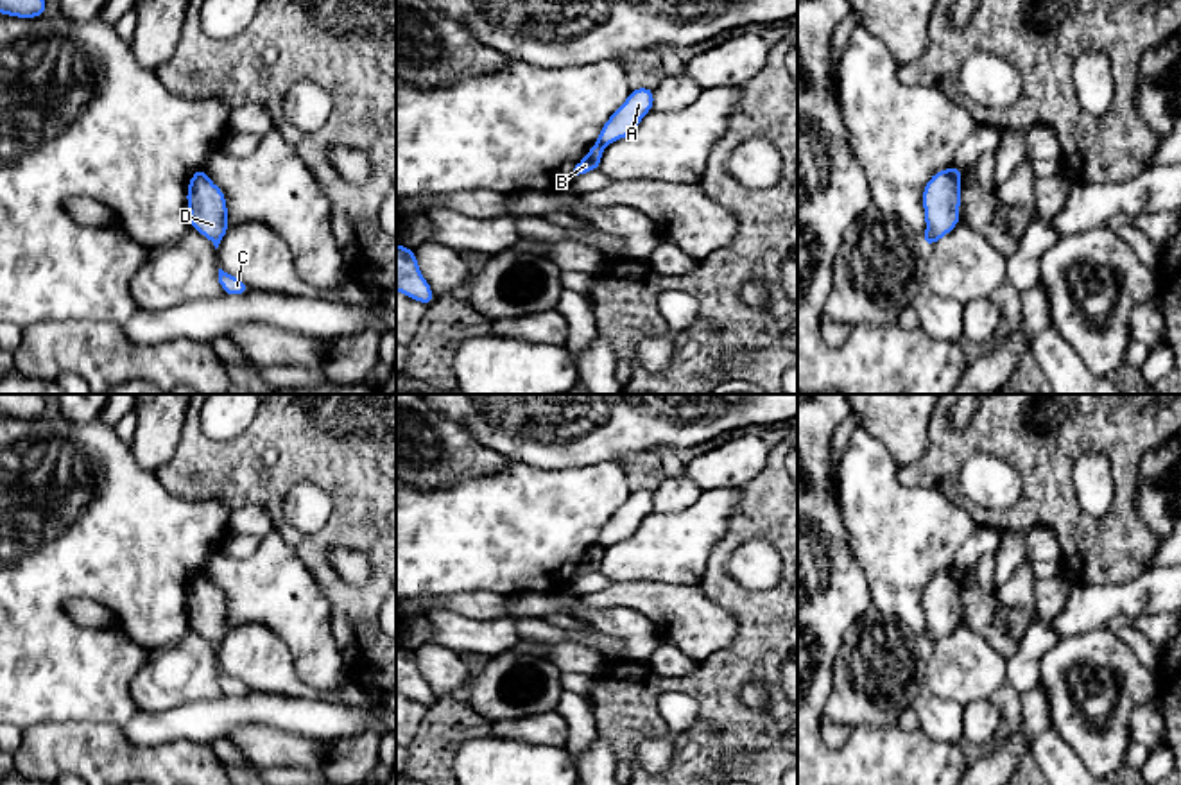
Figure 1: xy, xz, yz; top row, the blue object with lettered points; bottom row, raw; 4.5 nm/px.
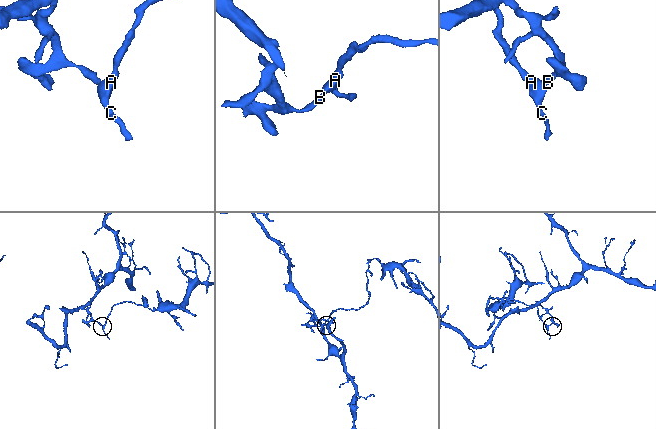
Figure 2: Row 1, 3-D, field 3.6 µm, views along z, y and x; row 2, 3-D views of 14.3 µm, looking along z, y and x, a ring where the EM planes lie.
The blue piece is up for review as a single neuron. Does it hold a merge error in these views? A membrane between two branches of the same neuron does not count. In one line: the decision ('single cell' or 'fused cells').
fused cells

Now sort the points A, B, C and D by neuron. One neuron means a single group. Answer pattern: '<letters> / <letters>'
A C D / B

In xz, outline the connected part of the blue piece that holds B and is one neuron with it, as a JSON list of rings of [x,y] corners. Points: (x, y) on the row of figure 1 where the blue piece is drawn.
[[[593,143],[590,152],[575,165],[573,176],[599,170],[602,152],[604,152],[604,147],[600,143]]]

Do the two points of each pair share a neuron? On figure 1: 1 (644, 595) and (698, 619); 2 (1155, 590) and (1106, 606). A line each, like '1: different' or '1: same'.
1: same
2: same

